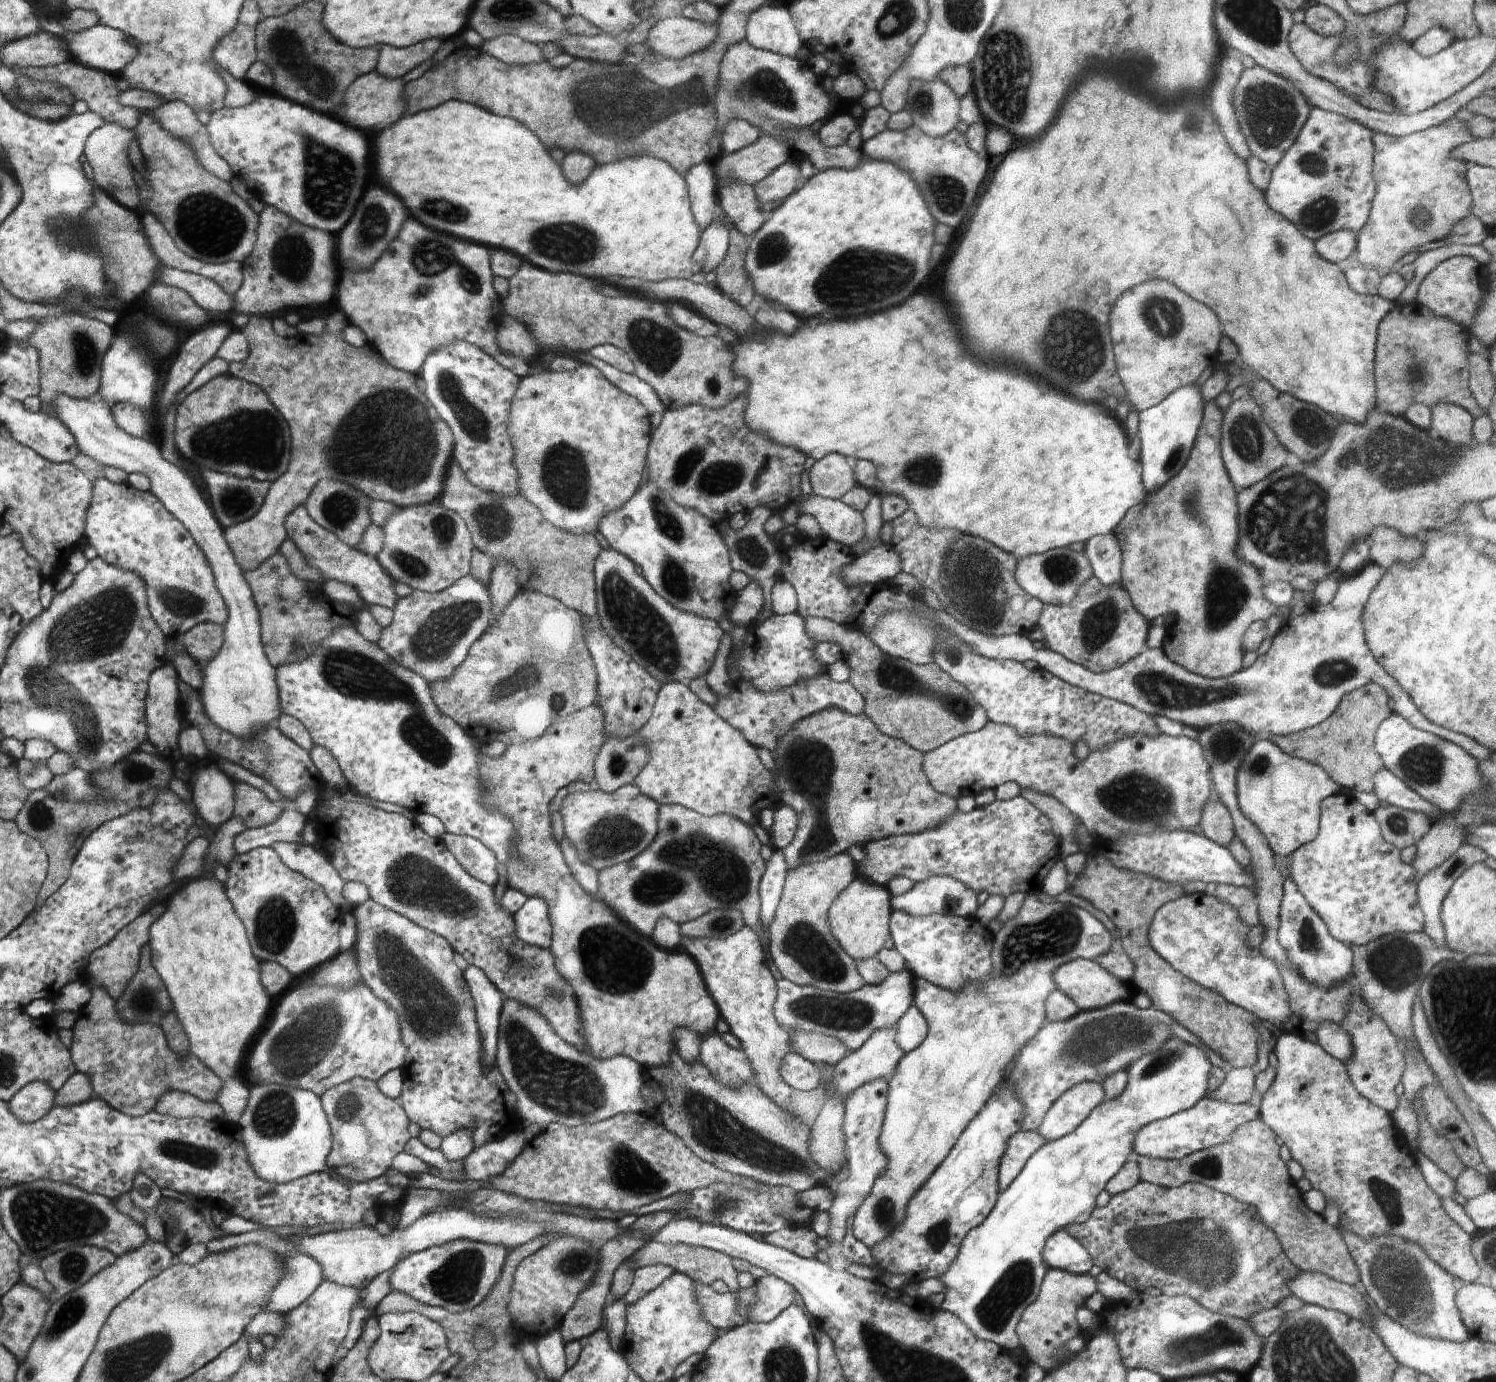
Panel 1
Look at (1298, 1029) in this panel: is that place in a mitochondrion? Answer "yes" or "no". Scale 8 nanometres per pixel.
no

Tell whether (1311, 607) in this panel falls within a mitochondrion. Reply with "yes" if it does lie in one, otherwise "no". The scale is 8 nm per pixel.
no

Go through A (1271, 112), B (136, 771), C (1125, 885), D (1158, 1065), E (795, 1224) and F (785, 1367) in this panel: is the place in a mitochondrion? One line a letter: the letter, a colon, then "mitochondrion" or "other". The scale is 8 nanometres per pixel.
A: mitochondrion
B: mitochondrion
C: other
D: mitochondrion
E: other
F: mitochondrion

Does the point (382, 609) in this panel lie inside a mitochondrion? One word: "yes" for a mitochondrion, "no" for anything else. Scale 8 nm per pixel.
no

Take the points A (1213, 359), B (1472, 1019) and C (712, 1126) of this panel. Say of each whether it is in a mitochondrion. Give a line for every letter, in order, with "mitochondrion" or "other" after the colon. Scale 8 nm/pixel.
A: other
B: mitochondrion
C: mitochondrion

